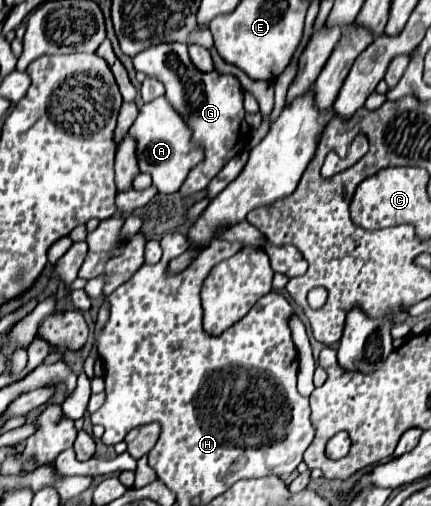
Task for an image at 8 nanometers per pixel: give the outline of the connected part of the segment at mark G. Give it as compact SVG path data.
M169 42L151 46L133 58L137 72L145 72L149 78L157 78L165 84L165 96L175 112L191 128L191 140L203 146L203 162L199 162L179 188L181 196L191 196L207 188L209 180L233 158L237 156L249 140L249 126L245 122L243 110L243 88L233 74L219 74L217 70L201 72L189 58L187 44Z

